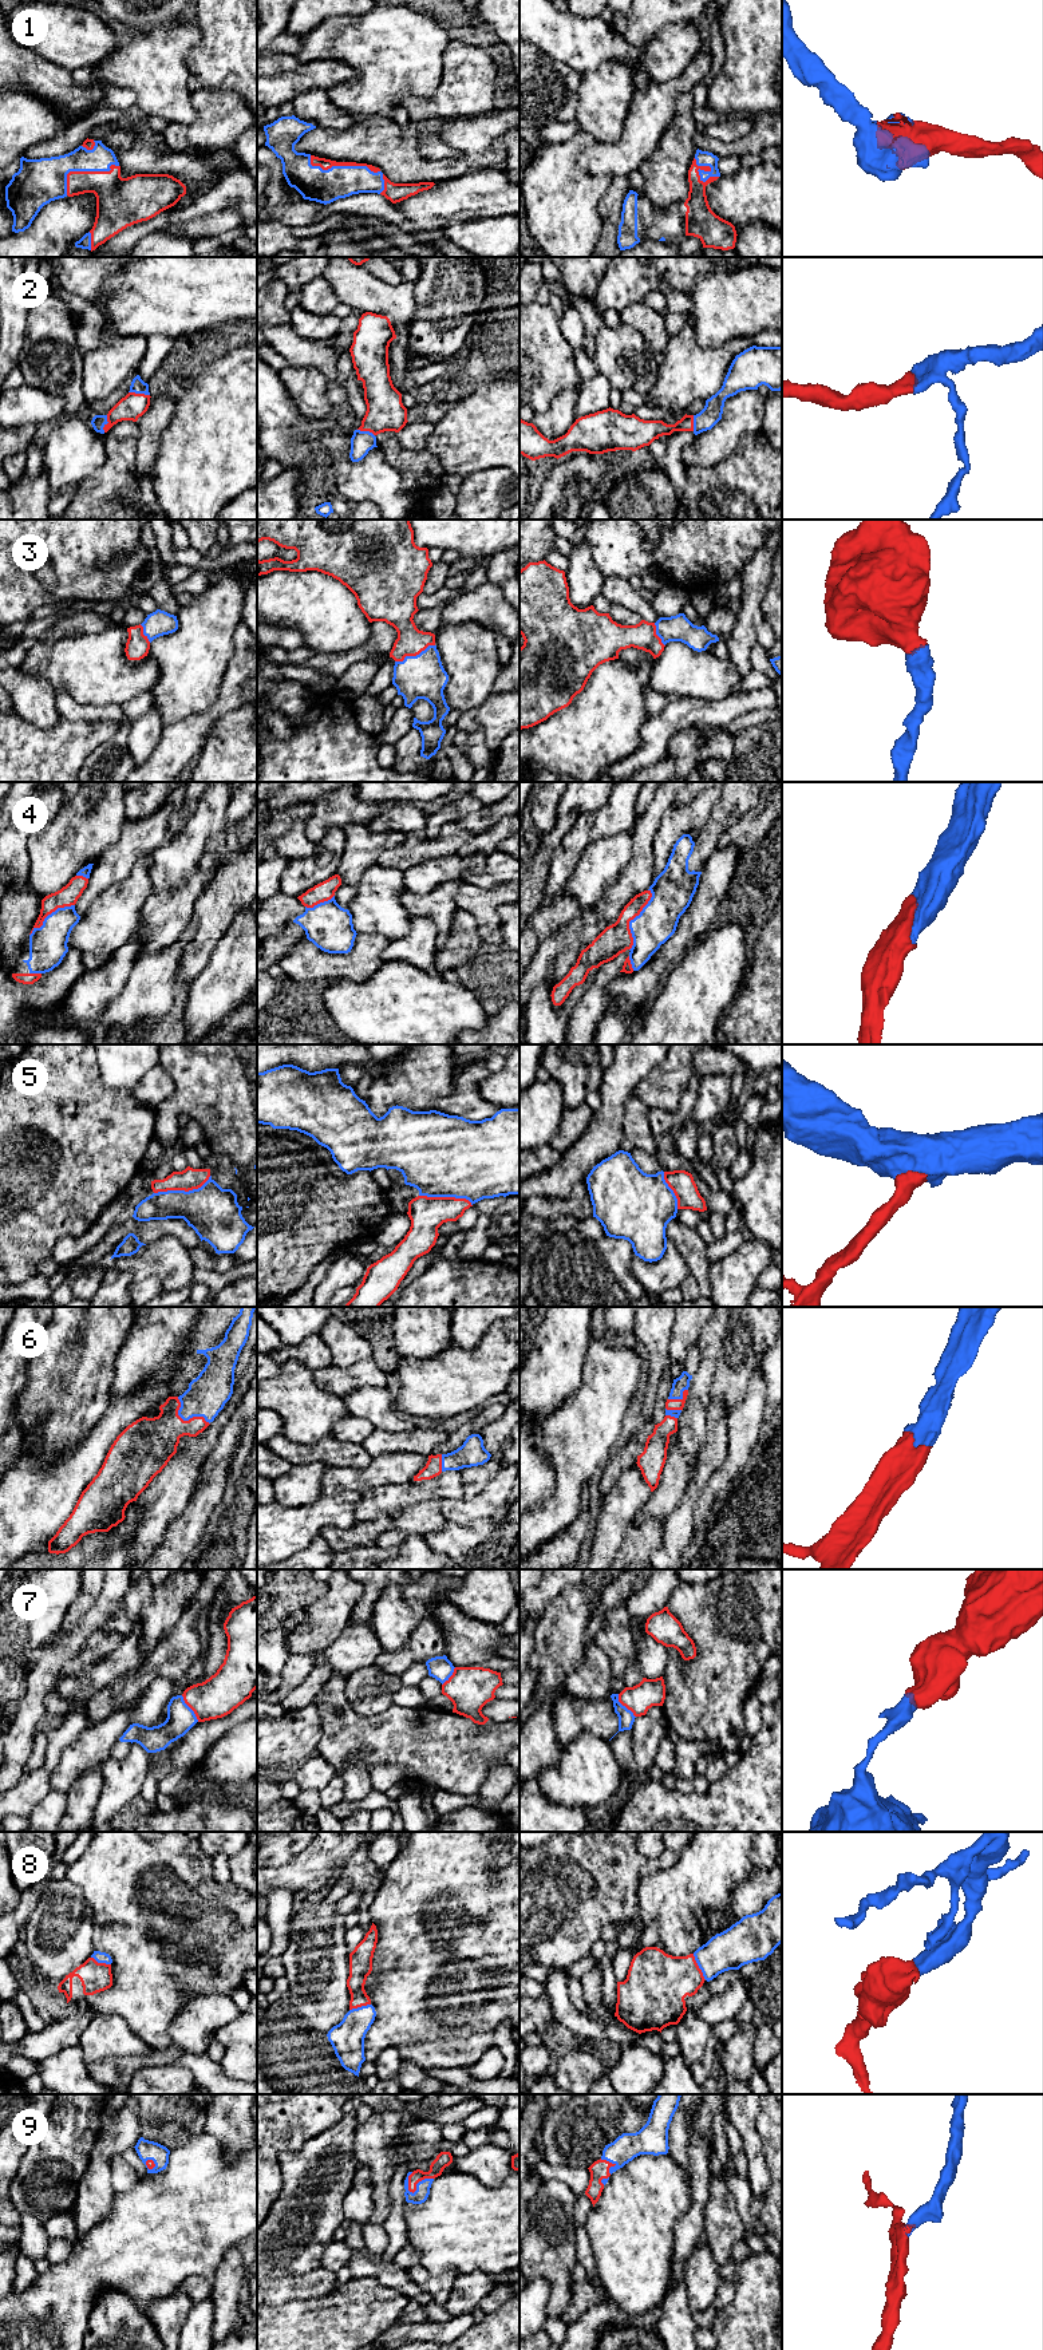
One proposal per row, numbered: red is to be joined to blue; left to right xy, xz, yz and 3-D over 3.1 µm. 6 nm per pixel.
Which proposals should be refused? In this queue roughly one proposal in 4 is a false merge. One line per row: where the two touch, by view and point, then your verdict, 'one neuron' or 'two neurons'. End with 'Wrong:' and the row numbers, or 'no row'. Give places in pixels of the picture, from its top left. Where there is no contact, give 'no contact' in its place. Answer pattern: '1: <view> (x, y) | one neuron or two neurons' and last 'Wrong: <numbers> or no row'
1: xz (342, 166) | one neuron
2: xy (139, 393) | one neuron
3: xz (414, 656) | one neuron
4: yz (633, 919) | one neuron
5: xy (182, 1191) | one neuron
6: xy (185, 1420) | one neuron
7: xy (190, 1709) | two neurons
8: yz (699, 1967) | one neuron
9: xz (418, 2183) | one neuron
Wrong: 7

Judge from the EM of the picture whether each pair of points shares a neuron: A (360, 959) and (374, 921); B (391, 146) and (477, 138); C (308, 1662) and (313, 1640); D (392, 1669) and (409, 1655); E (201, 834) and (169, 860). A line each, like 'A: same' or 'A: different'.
A: different
B: same
C: different
D: same
E: same

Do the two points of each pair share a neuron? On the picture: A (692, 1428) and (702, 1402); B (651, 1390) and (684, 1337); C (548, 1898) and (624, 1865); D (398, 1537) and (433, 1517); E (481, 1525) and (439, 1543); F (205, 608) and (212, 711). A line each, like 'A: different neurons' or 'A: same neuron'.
A: same neuron
B: different neurons
C: same neuron
D: same neuron
E: same neuron
F: different neurons

